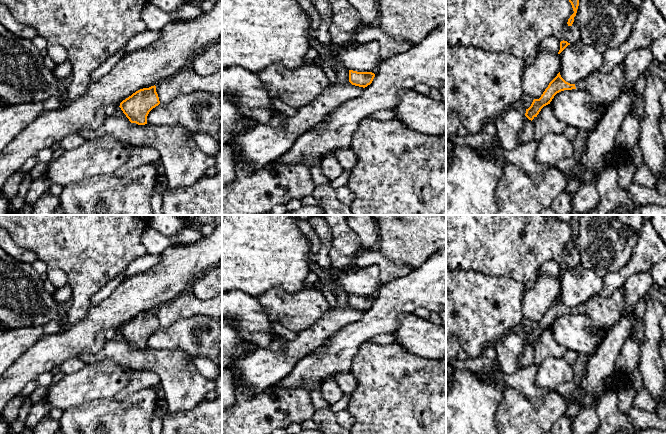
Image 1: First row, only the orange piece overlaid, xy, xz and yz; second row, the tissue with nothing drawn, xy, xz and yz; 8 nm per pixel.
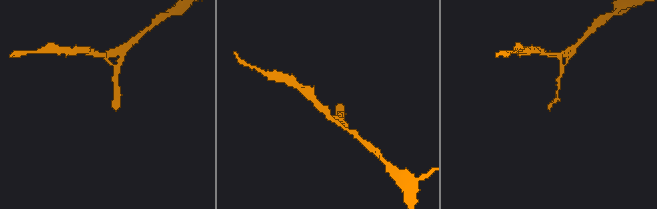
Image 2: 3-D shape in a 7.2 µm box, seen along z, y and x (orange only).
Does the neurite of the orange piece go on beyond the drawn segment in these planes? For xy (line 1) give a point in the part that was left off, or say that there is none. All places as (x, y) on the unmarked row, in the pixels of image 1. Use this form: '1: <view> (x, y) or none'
1: none

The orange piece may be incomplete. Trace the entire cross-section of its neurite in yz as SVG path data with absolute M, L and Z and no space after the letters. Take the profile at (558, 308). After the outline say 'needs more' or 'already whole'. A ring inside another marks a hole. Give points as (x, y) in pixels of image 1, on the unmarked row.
M559 296L557 300L549 307L548 311L545 313L541 321L539 323L534 323L531 330L526 333L525 340L528 343L525 345L525 348L518 359L520 368L525 368L533 365L534 351L532 344L537 341L541 333L544 330L550 328L557 317L572 313L576 313L575 308L566 306L561 301Z; needs more

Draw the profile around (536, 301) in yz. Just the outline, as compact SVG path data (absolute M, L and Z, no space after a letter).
M549 275L538 277L535 284L524 292L522 314L533 324L539 323L549 307L560 296L558 278Z

